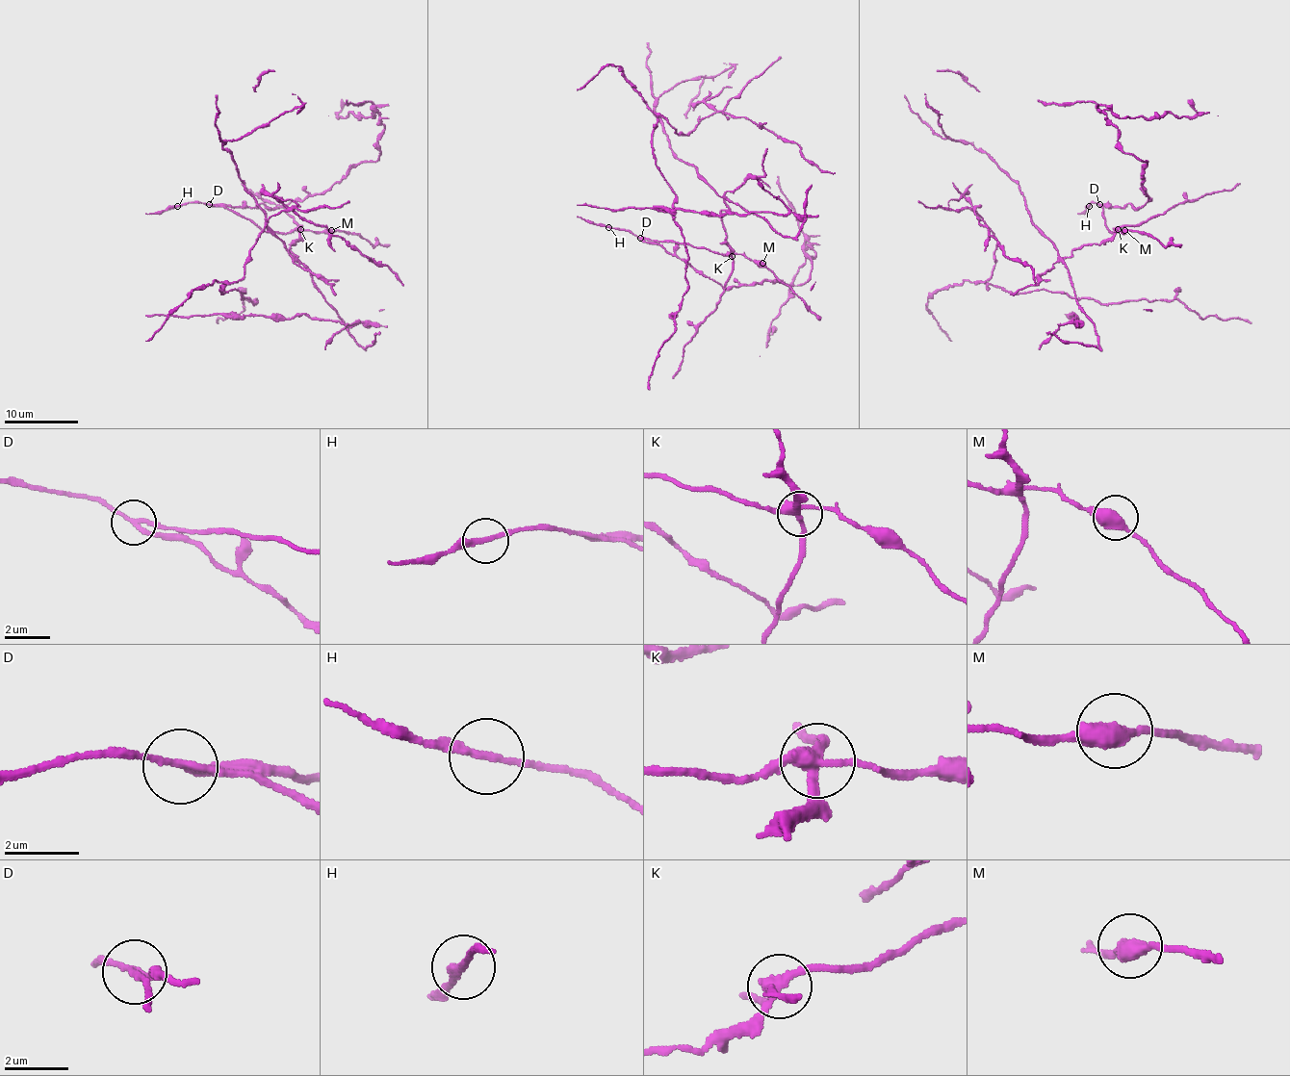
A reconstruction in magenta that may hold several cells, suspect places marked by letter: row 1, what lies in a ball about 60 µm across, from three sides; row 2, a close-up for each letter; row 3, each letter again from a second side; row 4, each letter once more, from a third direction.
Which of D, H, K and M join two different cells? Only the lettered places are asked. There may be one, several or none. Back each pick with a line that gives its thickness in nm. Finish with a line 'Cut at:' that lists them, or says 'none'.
D: Thickness 200 nm
K: Thickness 300 nm
Cut at: D, K

